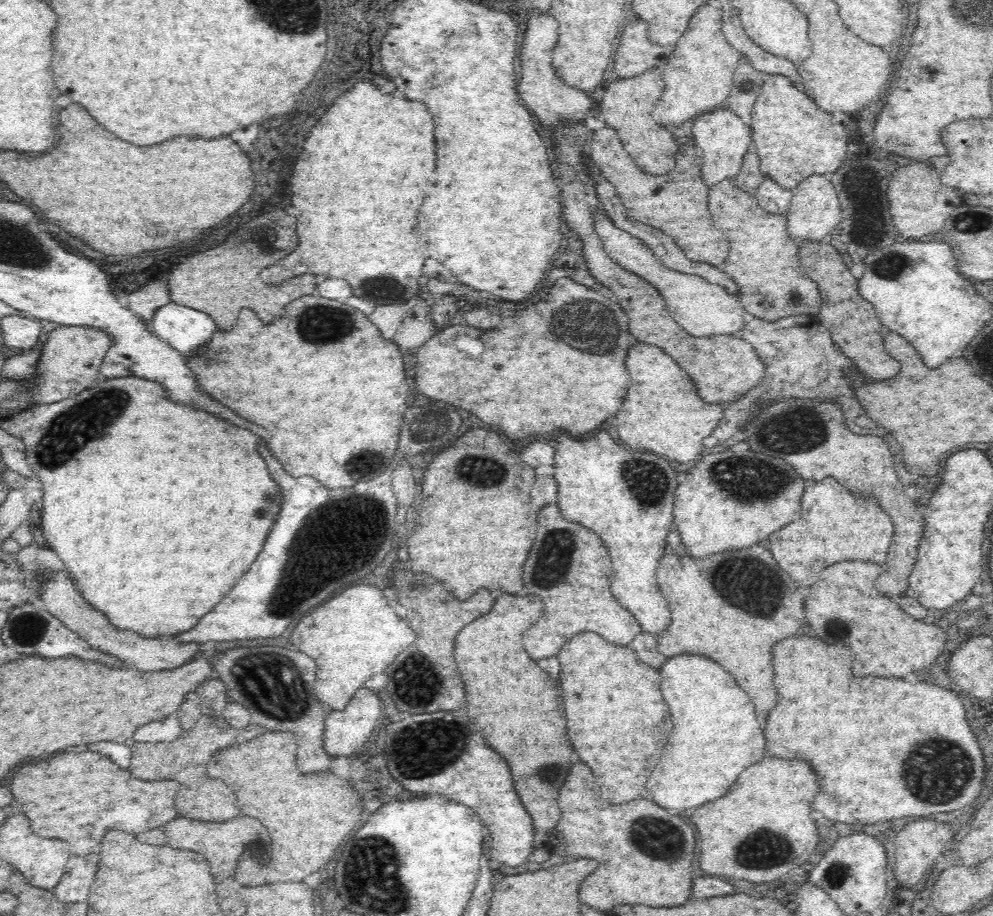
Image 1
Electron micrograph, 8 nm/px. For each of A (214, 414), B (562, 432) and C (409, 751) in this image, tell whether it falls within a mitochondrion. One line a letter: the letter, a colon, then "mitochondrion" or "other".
A: other
B: other
C: mitochondrion

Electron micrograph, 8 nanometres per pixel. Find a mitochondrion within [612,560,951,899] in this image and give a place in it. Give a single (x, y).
(762, 848)

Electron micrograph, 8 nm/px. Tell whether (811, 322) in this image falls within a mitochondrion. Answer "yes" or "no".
no

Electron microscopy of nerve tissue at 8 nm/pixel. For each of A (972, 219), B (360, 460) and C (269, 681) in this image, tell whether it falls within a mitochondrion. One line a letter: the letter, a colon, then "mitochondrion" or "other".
A: mitochondrion
B: mitochondrion
C: mitochondrion

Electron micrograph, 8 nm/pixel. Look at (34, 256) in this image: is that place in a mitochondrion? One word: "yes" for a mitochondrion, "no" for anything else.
yes

